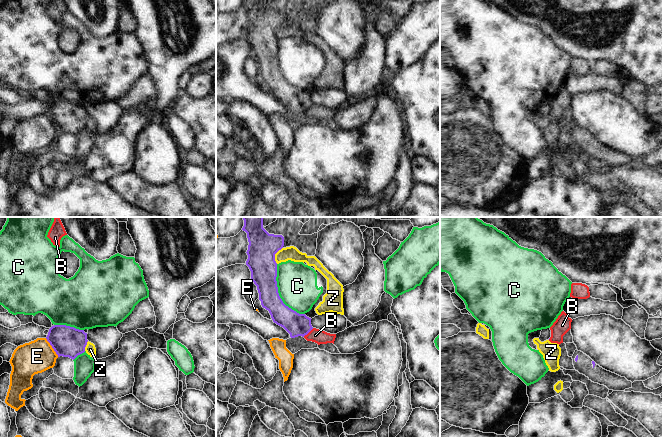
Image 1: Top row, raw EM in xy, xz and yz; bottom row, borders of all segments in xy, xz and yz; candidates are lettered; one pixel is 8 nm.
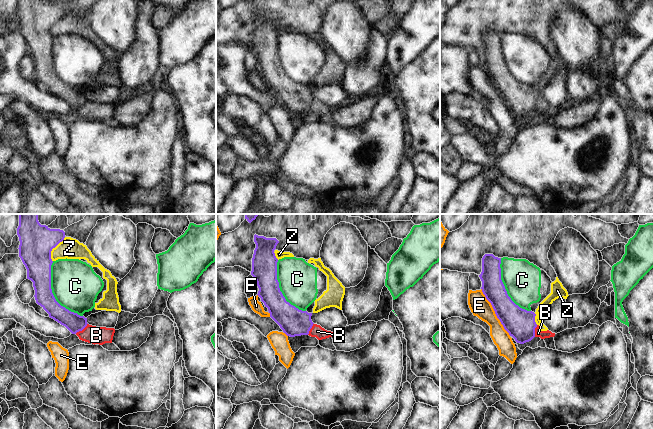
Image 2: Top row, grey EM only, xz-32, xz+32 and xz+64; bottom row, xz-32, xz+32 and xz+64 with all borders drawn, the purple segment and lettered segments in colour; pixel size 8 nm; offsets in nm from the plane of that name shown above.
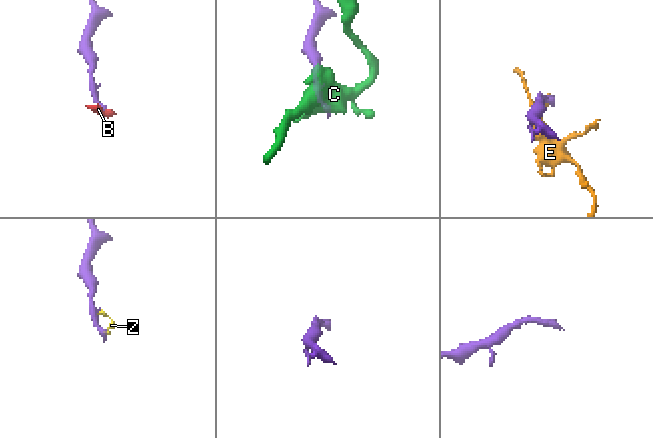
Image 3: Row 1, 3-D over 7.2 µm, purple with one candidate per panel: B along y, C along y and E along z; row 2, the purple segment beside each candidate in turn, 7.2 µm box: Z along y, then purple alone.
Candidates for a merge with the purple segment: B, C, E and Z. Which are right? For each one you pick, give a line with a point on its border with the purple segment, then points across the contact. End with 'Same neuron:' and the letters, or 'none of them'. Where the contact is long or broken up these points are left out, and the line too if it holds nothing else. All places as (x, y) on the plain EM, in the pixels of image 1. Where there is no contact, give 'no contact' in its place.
Same neuron: none of them

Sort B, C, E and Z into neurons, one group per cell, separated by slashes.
B Z / C / E

